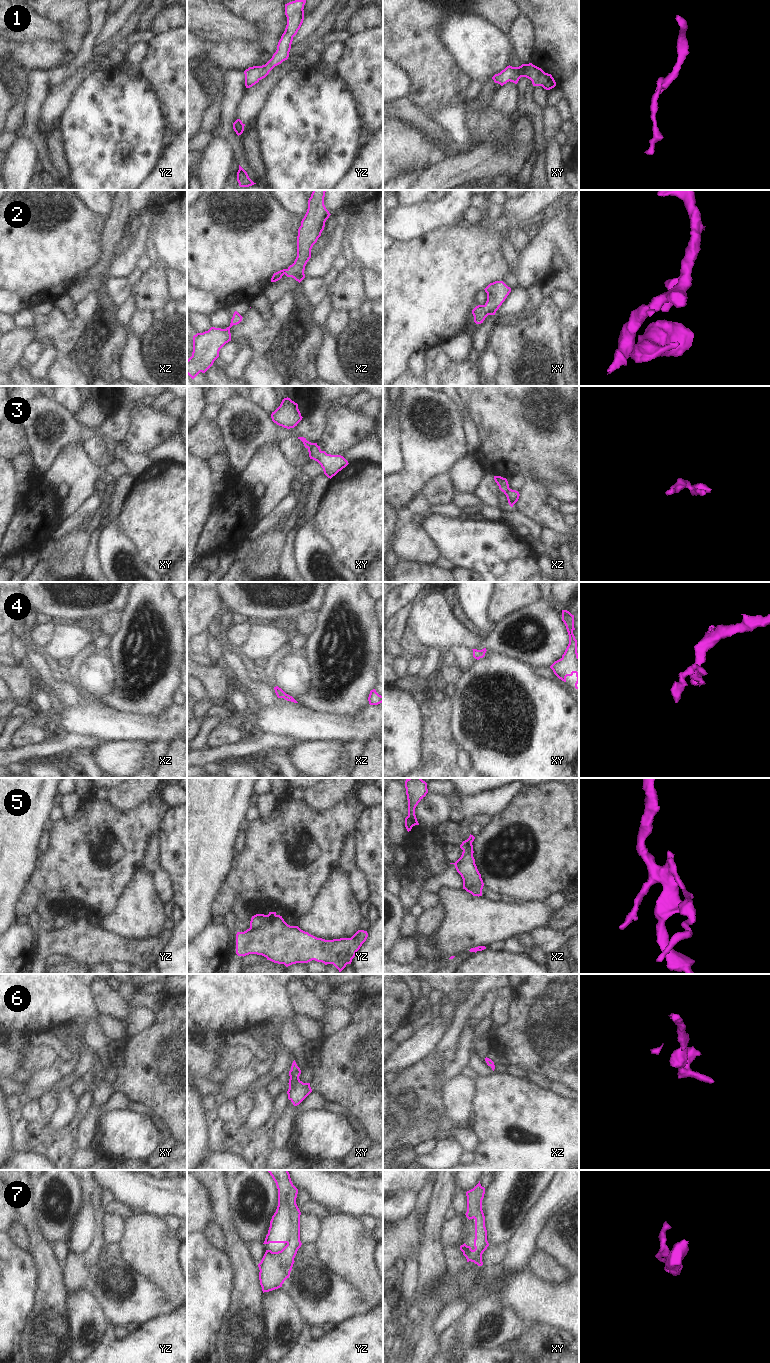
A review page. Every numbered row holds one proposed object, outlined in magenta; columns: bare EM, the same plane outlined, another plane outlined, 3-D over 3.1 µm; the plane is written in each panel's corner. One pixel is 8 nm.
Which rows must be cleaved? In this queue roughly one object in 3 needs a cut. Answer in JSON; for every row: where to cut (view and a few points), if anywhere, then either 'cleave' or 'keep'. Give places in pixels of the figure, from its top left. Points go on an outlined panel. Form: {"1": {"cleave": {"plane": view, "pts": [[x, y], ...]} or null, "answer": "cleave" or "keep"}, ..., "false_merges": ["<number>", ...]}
{"1": {"cleave": null, "answer": "keep"}, "2": {"cleave": null, "answer": "keep"}, "3": {"cleave": {"plane": "xz", "pts": [[509, 488], [503, 491]]}, "answer": "cleave"}, "4": {"cleave": null, "answer": "keep"}, "5": {"cleave": {"plane": "yz", "pts": [[275, 914], [262, 926], [255, 929], [250, 928]]}, "answer": "cleave"}, "6": {"cleave": null, "answer": "keep"}, "7": {"cleave": null, "answer": "keep"}, "false_merges": ["3", "5"]}

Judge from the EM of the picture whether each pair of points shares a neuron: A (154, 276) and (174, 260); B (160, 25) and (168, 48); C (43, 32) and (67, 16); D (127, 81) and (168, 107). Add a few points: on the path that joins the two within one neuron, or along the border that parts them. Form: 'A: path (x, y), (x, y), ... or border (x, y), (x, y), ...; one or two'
A: border (158, 256), (165, 262), (167, 267); two
B: border (176, 27), (155, 36); two
C: border (36, 12), (57, 21), (65, 29), (66, 42); two
D: border (148, 80), (160, 103), (160, 110), (165, 122); two

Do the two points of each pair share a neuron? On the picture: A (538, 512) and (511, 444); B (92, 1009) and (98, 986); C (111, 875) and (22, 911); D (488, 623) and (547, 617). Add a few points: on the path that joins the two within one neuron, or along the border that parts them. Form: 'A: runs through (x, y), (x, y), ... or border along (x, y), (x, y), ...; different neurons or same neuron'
A: runs through (534, 495), (531, 464), (528, 461); same neuron
B: border along (90, 986), (97, 1005), (102, 1012); different neurons
C: runs through (87, 875), (53, 875), (40, 887); same neuron
D: border along (496, 624), (495, 628), (486, 636); different neurons

